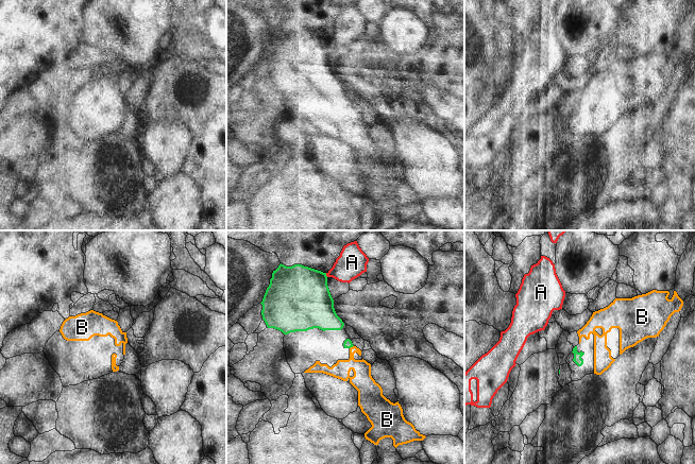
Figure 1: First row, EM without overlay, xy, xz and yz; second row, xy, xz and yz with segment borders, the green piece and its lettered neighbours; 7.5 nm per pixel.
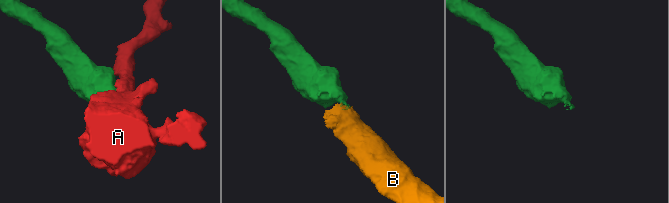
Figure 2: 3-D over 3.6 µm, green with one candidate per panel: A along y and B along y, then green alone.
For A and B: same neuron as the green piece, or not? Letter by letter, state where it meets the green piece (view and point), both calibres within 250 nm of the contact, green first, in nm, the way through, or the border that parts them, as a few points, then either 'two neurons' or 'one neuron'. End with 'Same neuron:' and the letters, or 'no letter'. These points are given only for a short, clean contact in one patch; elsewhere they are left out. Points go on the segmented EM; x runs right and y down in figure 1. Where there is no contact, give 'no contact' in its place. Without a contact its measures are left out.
A: meets green in xz at (325, 275); 460 nm thick on the green side, 220 nm on the other; border along xz (325, 273), (327, 276); two neurons
B: meets green in xz at (351, 346); 70 nm thick on the green side, 140 nm on the other; runs through xz (348, 343), (351, 346), (352, 359), (361, 368); one neuron
Same neuron: B

